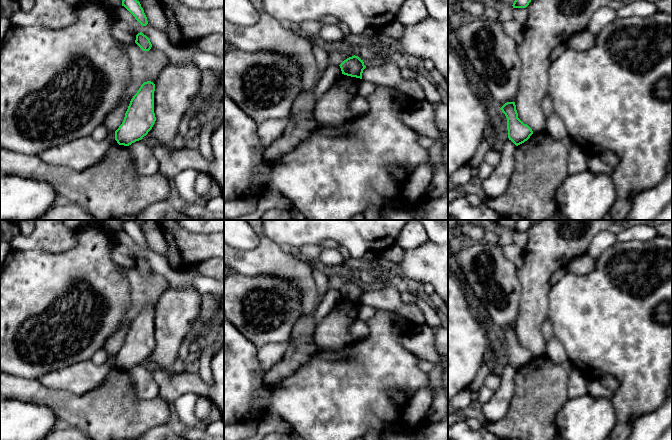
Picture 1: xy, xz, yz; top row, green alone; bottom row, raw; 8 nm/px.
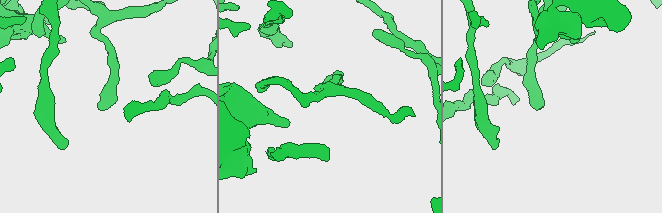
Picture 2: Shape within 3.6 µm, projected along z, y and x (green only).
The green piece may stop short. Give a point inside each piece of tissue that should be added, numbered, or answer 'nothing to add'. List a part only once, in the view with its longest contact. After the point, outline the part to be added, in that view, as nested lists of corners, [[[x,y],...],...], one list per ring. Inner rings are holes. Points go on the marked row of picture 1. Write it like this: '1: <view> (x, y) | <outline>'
nothing to add

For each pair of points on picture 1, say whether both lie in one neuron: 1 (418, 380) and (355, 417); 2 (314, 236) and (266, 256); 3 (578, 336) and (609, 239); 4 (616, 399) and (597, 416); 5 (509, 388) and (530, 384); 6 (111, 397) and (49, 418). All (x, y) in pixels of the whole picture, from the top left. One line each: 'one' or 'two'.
1: one
2: two
3: two
4: two
5: two
6: two

